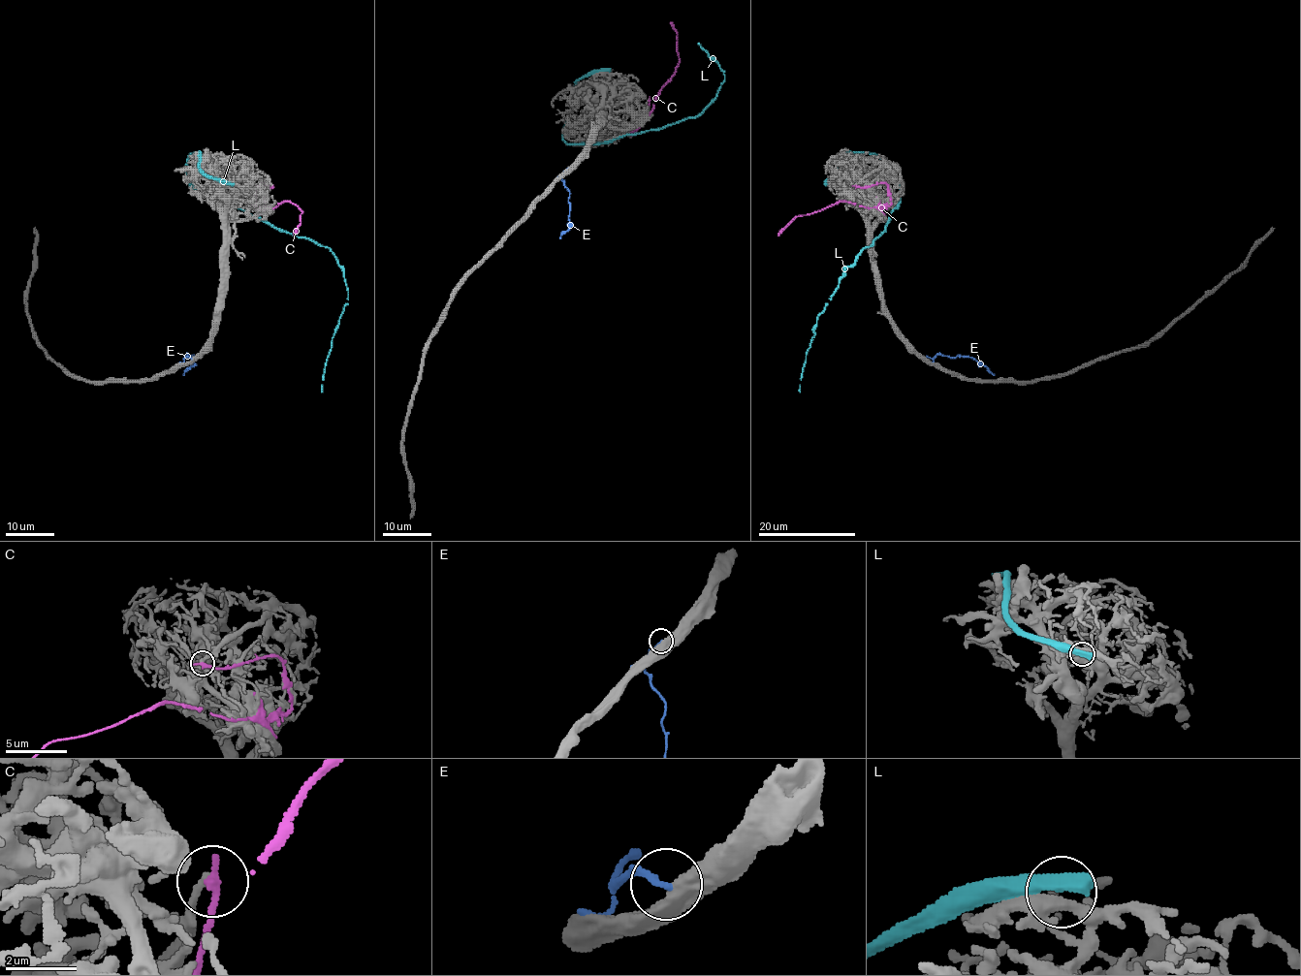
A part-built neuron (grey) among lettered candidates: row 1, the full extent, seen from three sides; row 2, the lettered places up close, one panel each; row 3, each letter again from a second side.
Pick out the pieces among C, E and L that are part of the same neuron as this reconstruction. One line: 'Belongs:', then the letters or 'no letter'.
Belongs: no letter

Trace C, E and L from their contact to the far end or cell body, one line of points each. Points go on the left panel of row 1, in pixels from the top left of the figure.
C: (272, 185), (261, 183), (254, 204), (272, 207), (291, 202), (301, 211), (295, 236)
E: (191, 358), (184, 357), (193, 356), (193, 364), (183, 375)
L: (229, 183), (191, 155), (186, 178), (204, 194), (326, 246), (343, 271), (348, 303), (321, 392)

